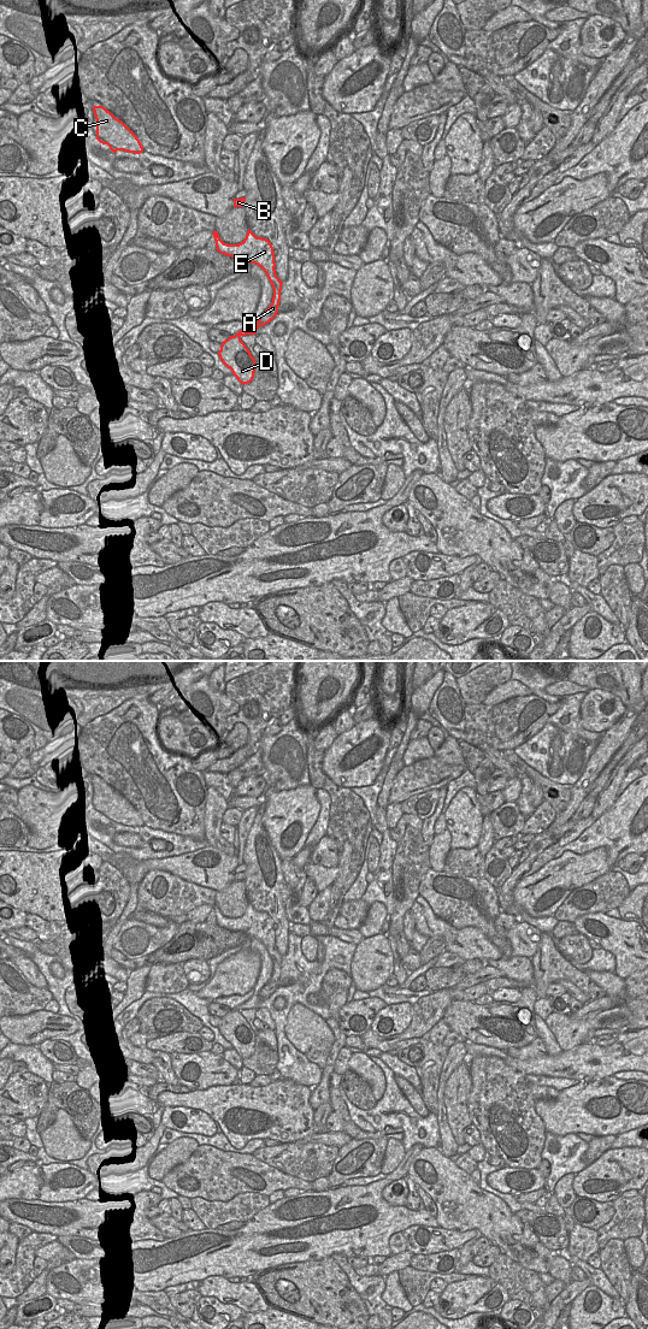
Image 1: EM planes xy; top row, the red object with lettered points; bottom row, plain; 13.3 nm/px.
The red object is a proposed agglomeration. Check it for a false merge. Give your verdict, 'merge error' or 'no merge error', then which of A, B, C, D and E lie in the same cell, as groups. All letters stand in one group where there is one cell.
no merge error; A B C D E

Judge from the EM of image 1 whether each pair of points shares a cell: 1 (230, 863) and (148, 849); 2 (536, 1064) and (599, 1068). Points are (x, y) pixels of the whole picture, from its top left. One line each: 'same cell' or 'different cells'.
1: different cells
2: same cell

